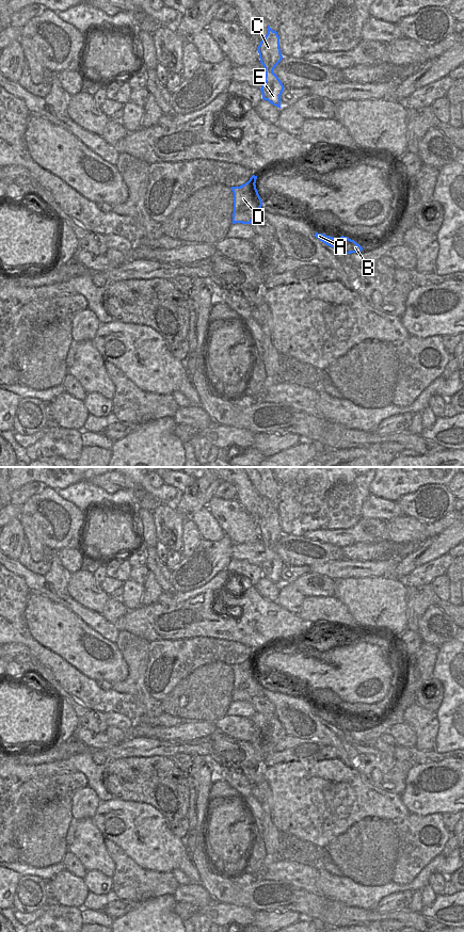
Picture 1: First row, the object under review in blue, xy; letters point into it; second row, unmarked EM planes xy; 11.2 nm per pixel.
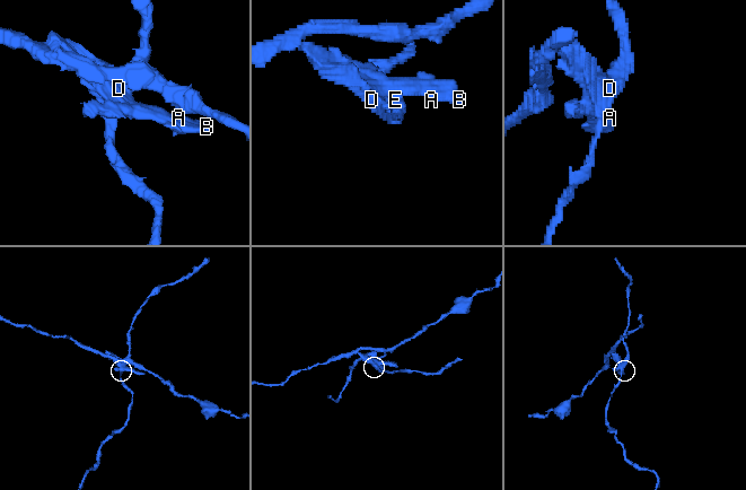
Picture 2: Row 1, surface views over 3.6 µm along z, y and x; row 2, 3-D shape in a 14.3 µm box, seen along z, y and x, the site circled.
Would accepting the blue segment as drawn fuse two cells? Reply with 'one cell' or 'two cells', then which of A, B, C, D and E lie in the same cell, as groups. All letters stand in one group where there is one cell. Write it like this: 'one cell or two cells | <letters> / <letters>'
two cells | A B D / C E

